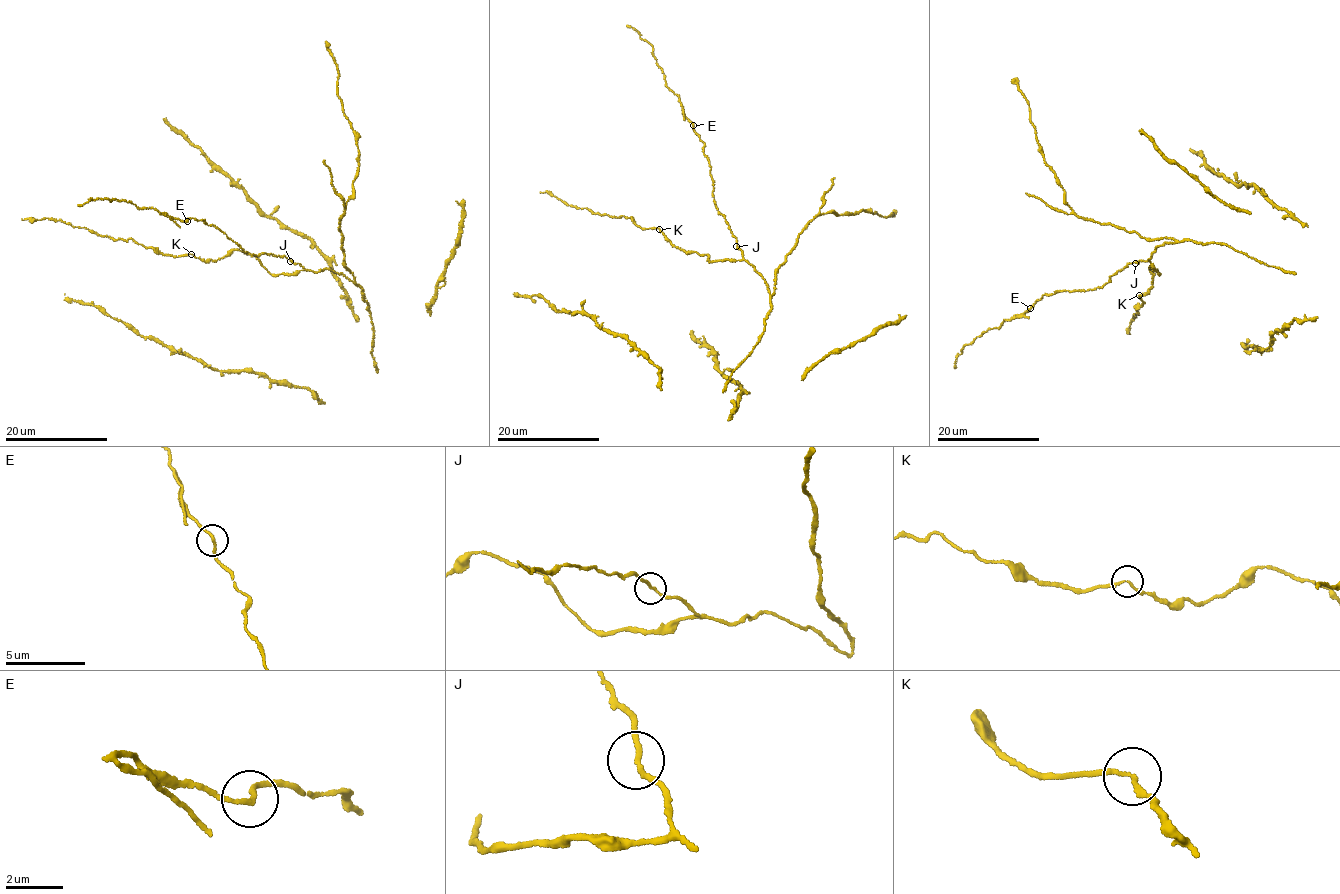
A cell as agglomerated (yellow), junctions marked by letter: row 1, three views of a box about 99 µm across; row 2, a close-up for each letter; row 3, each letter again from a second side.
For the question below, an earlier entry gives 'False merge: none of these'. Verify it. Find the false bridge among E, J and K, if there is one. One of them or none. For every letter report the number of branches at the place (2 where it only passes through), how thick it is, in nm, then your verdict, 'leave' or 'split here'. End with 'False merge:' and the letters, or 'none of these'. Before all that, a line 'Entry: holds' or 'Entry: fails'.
Entry: holds
E: branches 2; calibre 150 nm; leave
J: branches 2; calibre 150 nm; leave
K: branches 2; calibre 140 nm; leave
False merge: none of these

